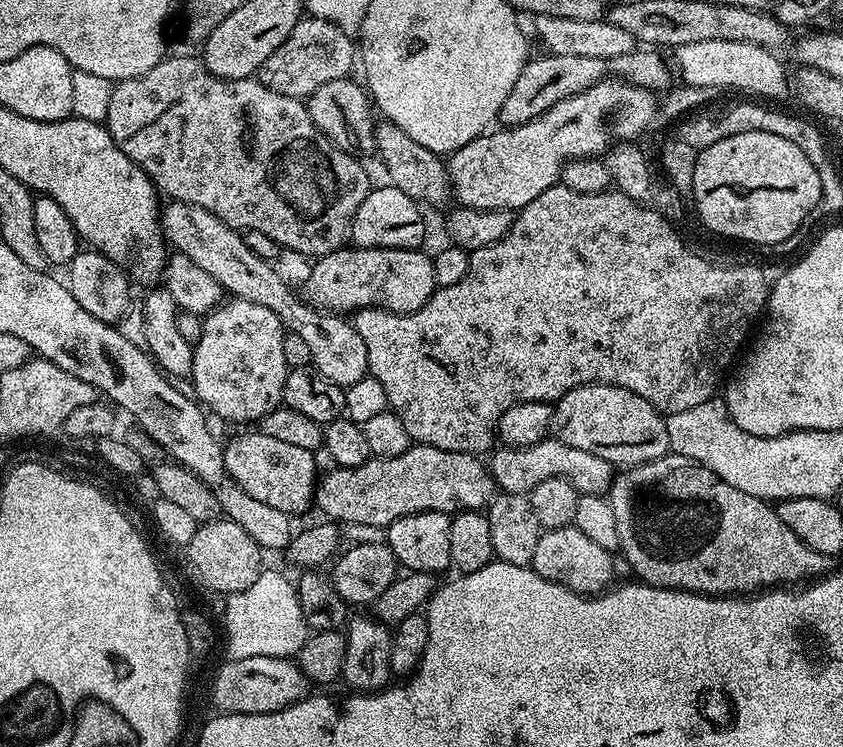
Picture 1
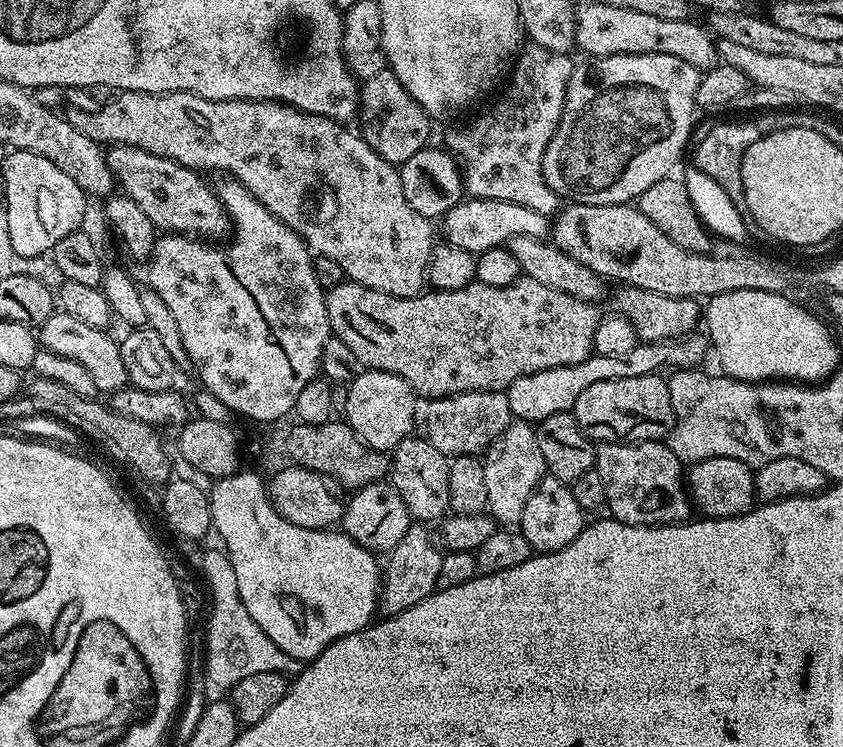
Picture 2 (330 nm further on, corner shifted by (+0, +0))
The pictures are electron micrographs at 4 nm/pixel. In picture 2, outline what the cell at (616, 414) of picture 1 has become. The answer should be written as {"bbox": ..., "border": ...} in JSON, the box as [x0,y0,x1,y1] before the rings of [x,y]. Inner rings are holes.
{"bbox":[571,374,676,444],"border":[[[660,374],[594,382],[594,386],[589,386],[579,396],[571,413],[592,441],[605,444],[639,442],[649,438],[664,442],[671,436],[676,421],[667,379]]]}

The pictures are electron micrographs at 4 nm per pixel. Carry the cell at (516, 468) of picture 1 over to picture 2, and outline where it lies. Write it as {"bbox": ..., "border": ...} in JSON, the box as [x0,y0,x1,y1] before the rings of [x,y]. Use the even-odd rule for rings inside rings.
{"bbox":[422,391,513,457],"border":[[[507,391],[503,392],[460,392],[457,396],[444,396],[440,400],[428,400],[426,406],[428,409],[423,409],[422,412],[422,424],[424,420],[424,429],[422,429],[423,435],[432,443],[434,446],[434,450],[438,450],[446,457],[453,457],[453,456],[480,456],[481,454],[487,452],[488,447],[497,440],[498,437],[503,434],[506,430],[506,426],[510,426],[513,422],[513,415],[512,411],[510,410],[510,402],[508,401],[508,393]]]}

